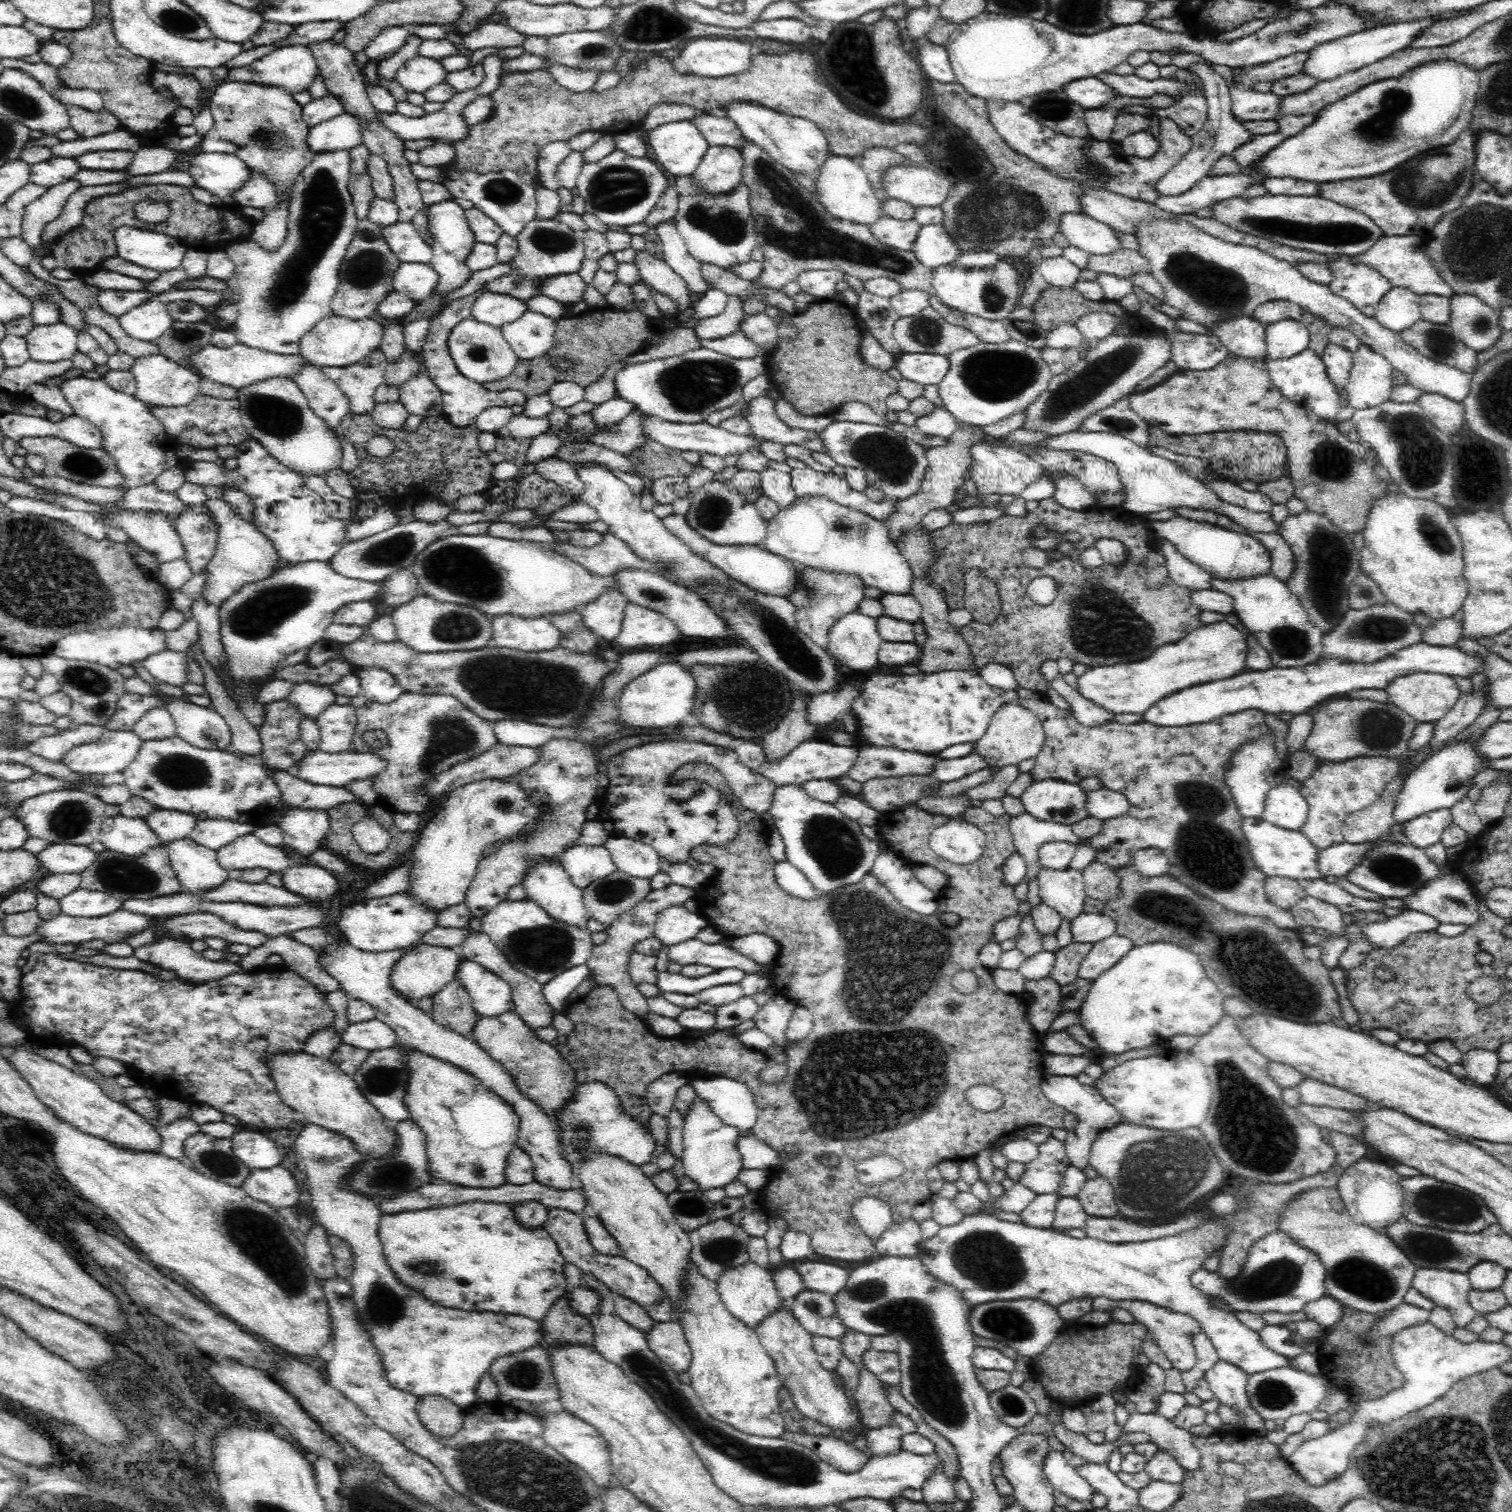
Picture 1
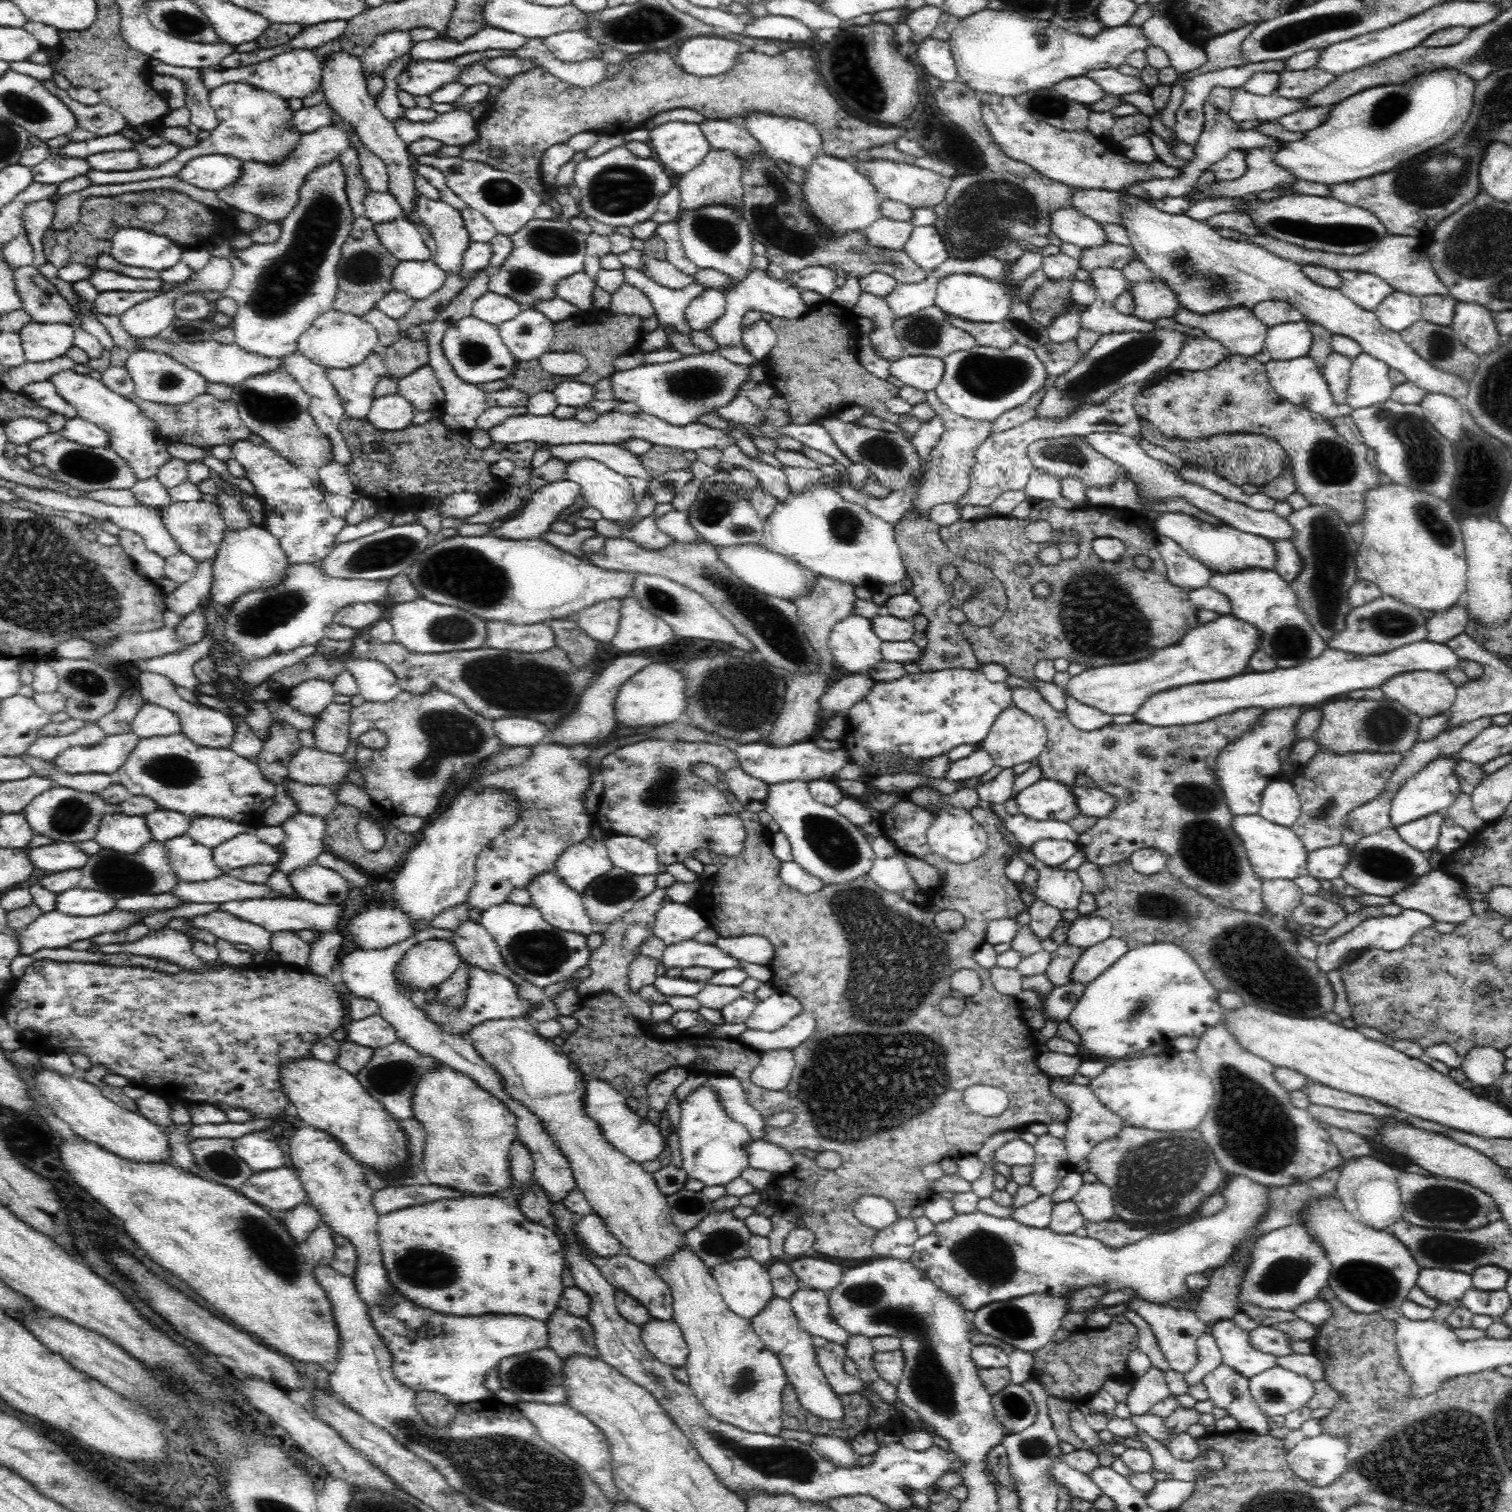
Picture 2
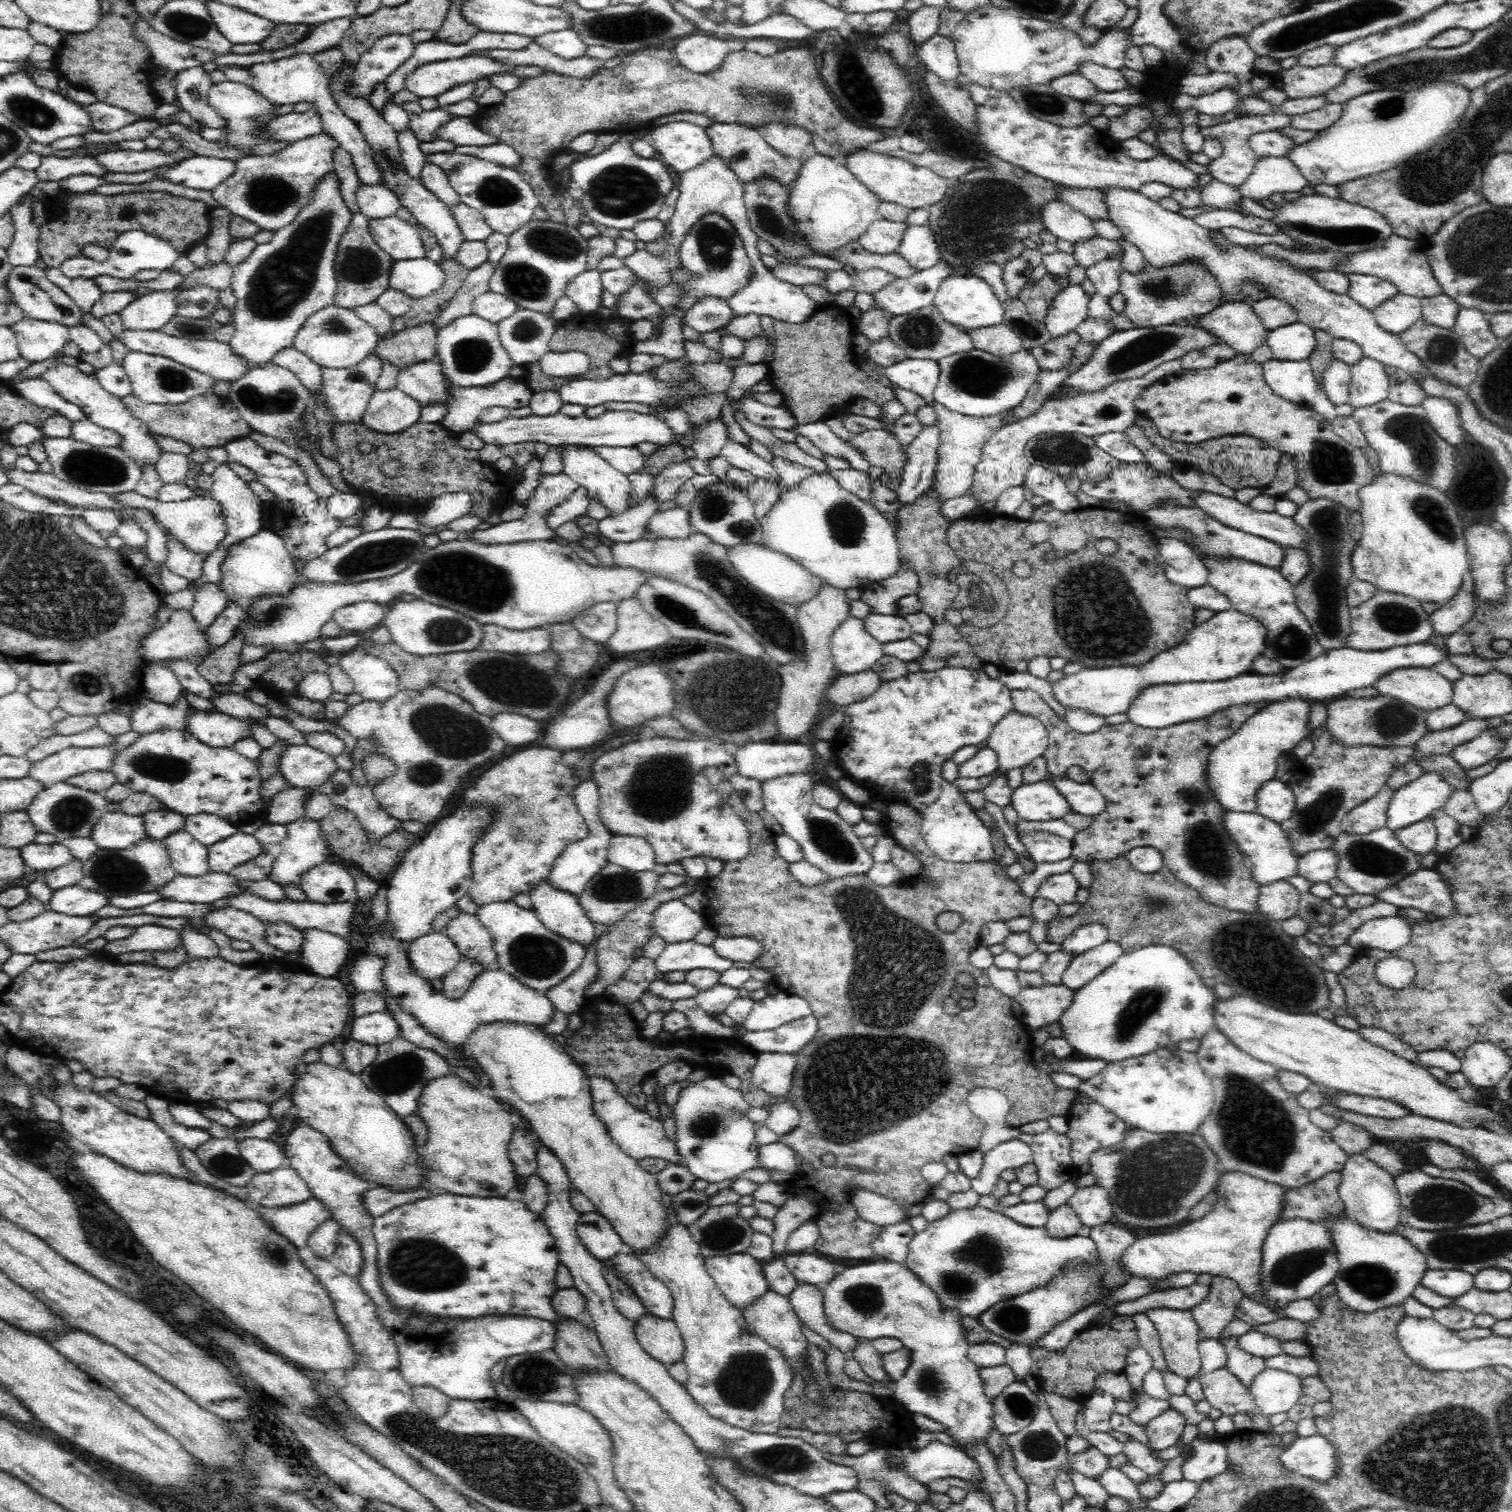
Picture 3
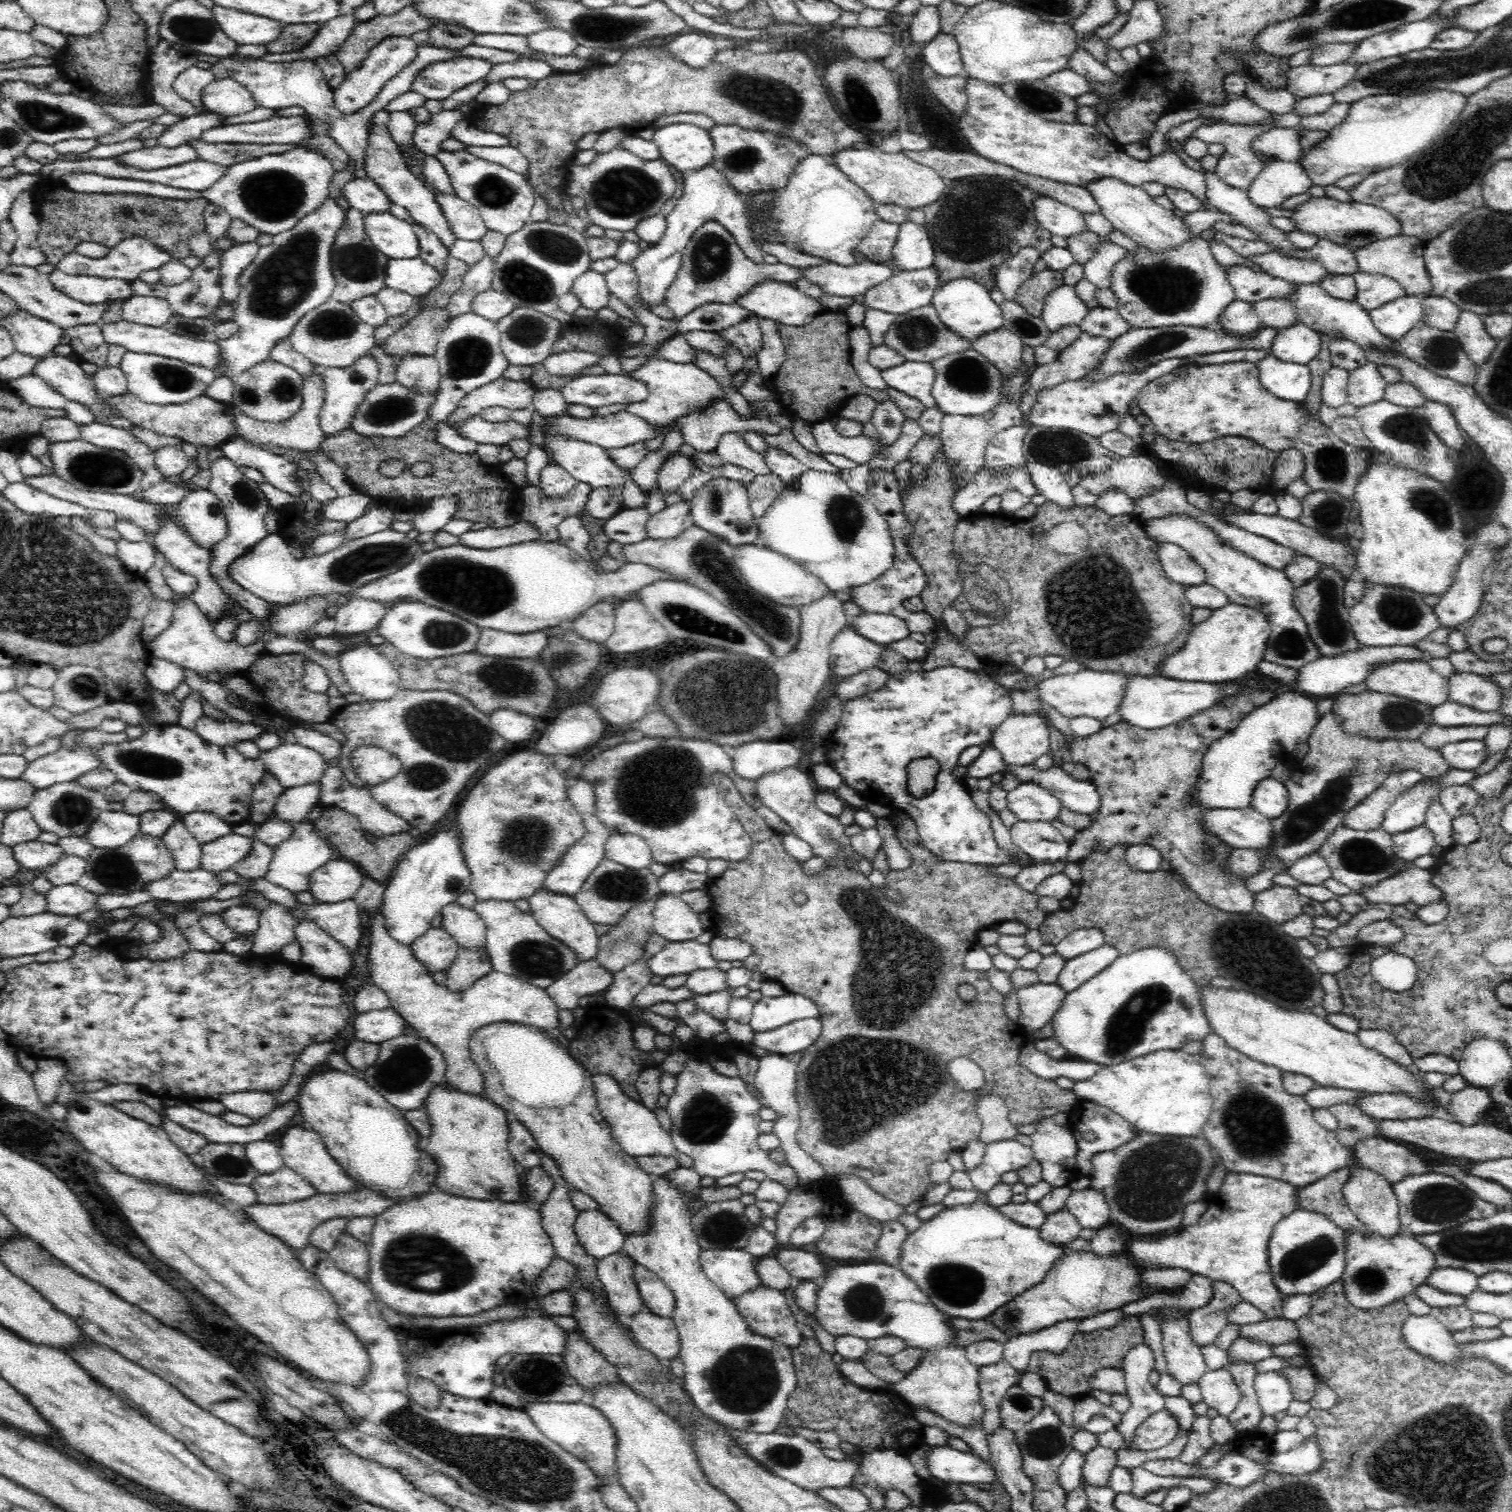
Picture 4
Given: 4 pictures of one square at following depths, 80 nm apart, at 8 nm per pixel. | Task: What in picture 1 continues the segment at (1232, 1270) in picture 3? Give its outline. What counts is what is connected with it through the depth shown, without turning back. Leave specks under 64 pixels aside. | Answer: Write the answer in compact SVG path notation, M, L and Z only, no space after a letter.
M976 1213L966 1215L958 1224L941 1227L938 1234L928 1240L923 1239L919 1244L917 1257L930 1274L957 1288L970 1307L998 1300L1038 1300L1046 1302L1055 1309L1069 1301L1086 1297L1090 1297L1090 1299L1108 1298L1115 1302L1138 1300L1172 1312L1190 1315L1198 1322L1200 1330L1212 1341L1218 1358L1235 1364L1246 1374L1252 1375L1272 1369L1293 1367L1291 1358L1282 1356L1271 1348L1266 1348L1266 1345L1262 1344L1258 1331L1246 1327L1236 1317L1236 1313L1212 1305L1210 1299L1201 1294L1191 1283L1194 1271L1204 1266L1204 1260L1214 1250L1220 1250L1226 1244L1228 1222L1230 1222L1230 1216L1218 1216L1213 1221L1205 1220L1199 1227L1176 1236L1144 1242L1112 1244L1090 1237L1077 1239L1055 1232L1052 1228L1034 1228L1000 1220L992 1215Z

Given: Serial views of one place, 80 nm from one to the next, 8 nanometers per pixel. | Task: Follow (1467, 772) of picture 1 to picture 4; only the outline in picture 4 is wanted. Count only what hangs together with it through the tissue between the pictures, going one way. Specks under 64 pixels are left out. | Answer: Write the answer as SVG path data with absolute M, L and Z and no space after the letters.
M1425 777L1412 788L1406 788L1386 809L1382 828L1388 834L1395 835L1421 826L1426 820L1426 809L1430 805L1440 804L1442 788L1444 786L1440 786L1434 777Z

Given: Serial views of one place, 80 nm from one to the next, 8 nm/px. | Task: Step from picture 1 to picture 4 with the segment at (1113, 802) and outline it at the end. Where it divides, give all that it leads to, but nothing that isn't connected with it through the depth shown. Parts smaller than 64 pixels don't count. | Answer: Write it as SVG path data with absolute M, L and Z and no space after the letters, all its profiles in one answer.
M1032 765L1023 767L1010 767L1007 772L1012 772L1020 778L1022 783L1037 782L1050 790L1054 796L1068 810L1094 816L1101 805L1101 796L1096 785L1090 780L1074 779L1063 769L1050 767L1045 771L1036 771Z

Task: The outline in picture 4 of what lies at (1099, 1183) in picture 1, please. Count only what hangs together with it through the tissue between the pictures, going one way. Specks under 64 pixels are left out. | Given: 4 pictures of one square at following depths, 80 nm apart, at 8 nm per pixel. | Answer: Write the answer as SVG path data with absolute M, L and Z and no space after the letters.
M1095 1188L1073 1191L1065 1207L1078 1219L1082 1228L1098 1230L1113 1223L1106 1197Z

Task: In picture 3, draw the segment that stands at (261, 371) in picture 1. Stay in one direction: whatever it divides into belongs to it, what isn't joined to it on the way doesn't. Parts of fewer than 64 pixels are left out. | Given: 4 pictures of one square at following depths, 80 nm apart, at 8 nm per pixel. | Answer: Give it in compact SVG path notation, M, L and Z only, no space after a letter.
M124 329L120 338L121 344L134 352L144 352L146 354L165 356L170 360L184 365L186 368L201 372L210 377L214 382L226 381L231 383L244 376L250 369L254 367L262 367L263 364L249 364L241 356L234 352L230 344L222 343L218 340L190 340L186 338L175 338L167 336L162 331L130 331Z

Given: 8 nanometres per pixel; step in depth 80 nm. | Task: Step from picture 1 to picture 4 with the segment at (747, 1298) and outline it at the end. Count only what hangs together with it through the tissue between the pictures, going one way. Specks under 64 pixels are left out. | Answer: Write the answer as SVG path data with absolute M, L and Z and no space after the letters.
M706 1249L699 1254L704 1274L731 1301L744 1296L748 1291L761 1287L761 1280L756 1270L758 1258L752 1256L746 1249Z

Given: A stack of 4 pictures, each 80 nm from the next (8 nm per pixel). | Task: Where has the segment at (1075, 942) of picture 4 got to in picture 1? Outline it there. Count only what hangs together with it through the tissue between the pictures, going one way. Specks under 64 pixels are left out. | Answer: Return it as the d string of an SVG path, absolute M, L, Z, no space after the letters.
M1084 911L1071 922L1071 933L1073 942L1094 945L1116 932L1117 924L1109 916L1102 913L1091 913Z

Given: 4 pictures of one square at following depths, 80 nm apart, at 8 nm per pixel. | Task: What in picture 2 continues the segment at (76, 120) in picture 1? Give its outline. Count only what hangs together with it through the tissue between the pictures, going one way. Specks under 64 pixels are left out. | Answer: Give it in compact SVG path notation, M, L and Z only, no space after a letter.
M53 80L43 82L43 86L72 111L76 118L77 127L90 132L93 137L117 134L128 126L118 111L102 104L85 106L76 102L70 98L66 91L60 90Z

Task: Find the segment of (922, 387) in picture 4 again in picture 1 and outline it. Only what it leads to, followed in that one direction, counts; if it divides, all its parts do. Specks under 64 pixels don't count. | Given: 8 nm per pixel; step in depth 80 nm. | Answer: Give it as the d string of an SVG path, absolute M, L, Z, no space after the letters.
M903 353L897 360L900 374L917 385L938 384L949 371L949 357L929 353Z

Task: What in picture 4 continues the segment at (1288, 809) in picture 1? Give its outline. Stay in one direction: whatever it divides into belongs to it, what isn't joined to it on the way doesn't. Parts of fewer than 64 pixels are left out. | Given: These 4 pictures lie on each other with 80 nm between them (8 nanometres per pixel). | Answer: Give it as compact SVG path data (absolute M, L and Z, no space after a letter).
M1265 777L1252 793L1251 808L1270 820L1276 820L1286 814L1290 797L1285 783L1273 777Z

